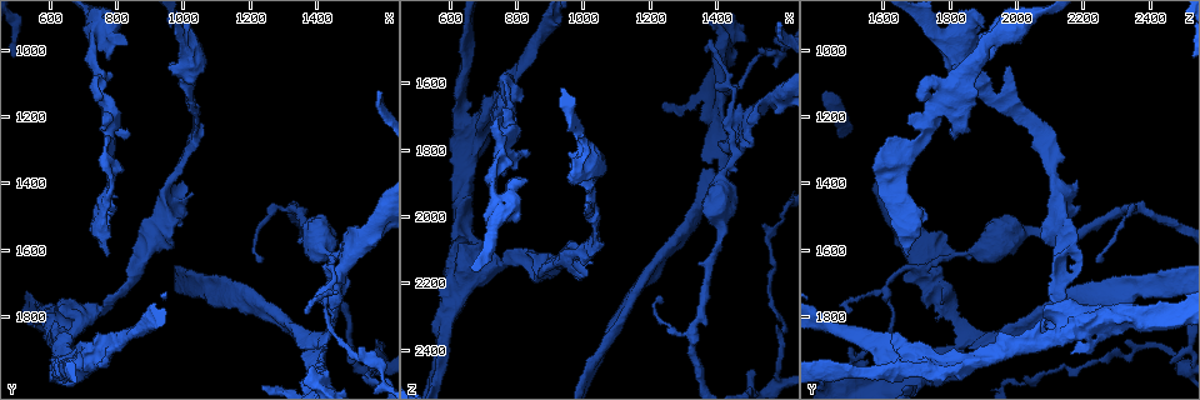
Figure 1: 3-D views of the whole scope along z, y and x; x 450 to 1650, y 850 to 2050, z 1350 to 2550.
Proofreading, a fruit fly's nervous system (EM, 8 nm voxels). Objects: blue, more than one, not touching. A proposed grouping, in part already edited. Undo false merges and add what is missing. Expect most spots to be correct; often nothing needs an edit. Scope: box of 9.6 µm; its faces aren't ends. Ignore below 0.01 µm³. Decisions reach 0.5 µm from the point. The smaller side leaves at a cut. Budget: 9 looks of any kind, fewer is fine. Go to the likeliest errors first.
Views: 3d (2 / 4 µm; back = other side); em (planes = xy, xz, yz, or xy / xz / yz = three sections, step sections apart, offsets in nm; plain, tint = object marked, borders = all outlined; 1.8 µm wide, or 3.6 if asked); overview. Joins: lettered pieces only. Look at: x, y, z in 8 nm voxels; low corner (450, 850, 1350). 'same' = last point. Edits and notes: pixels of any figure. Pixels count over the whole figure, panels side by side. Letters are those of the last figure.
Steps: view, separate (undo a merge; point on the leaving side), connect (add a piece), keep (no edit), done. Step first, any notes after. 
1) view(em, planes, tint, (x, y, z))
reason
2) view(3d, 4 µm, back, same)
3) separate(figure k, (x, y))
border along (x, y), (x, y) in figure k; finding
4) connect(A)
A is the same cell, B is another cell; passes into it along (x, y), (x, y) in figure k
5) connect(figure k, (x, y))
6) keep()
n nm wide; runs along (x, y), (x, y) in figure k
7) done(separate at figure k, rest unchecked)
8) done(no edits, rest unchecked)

view(em, planes, borders, (1480, 1610, 1750))
sudden change in width

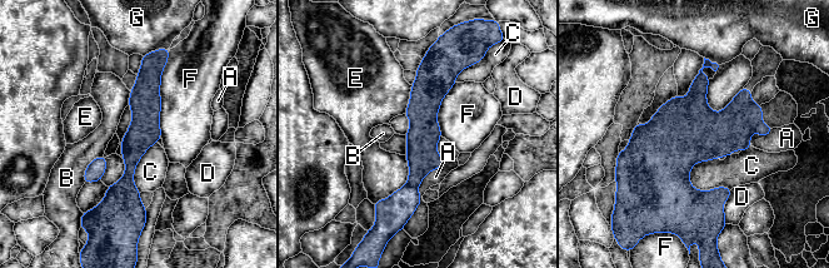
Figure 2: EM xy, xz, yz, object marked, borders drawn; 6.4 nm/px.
separate(figure 2, (391, 214))
A, B, C, D, E, F and G are other cells; border along (406, 184), (415, 188) in figure 2; a second neuron is stuck on

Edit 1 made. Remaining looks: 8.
view(overview)
see it whole again

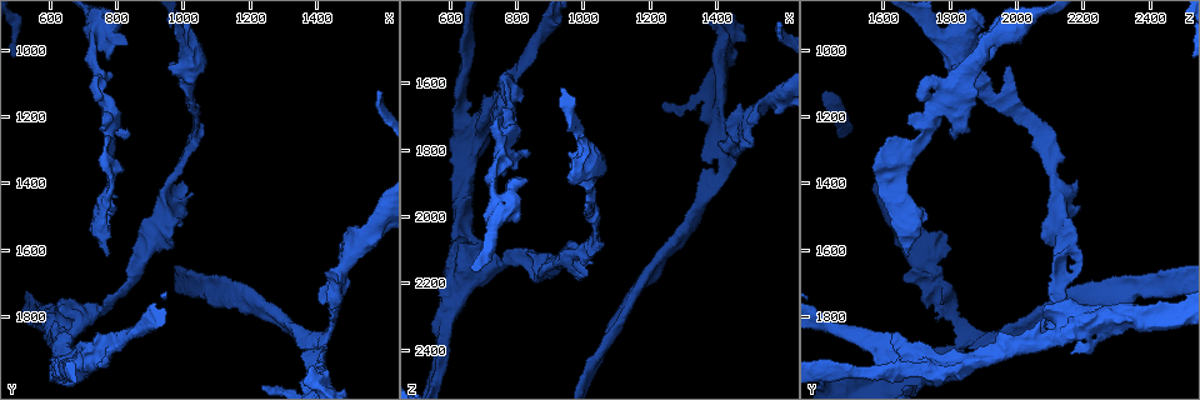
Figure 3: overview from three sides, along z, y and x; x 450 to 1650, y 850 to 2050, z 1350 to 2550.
view(3d, 4 µm, (740, 970, 1950))
abrupt turn

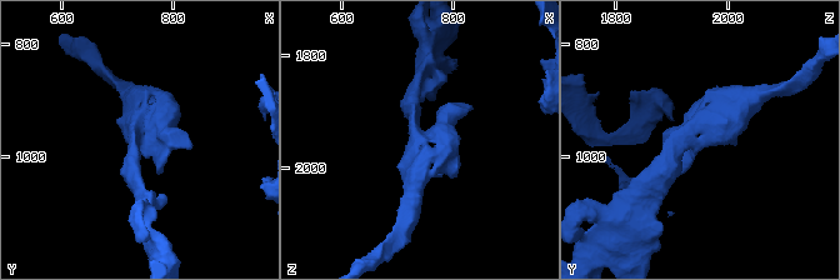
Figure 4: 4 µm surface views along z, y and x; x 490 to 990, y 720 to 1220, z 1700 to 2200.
view(em, planes, borders, (735, 975, 1945))
shape alone is not enough

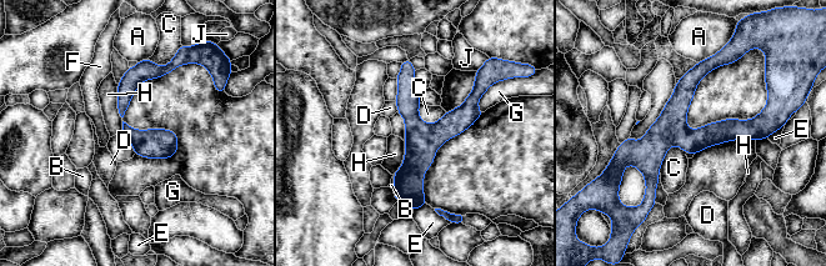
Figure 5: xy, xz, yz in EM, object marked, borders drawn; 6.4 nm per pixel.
keep()
190 nm wide; A, B, C, D, E, F, G, H and J are other cells; runs along (770, 129), (621, 149) in figure 5; one neuron here

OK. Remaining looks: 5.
view(em, planes, tint, (1400, 1940, 1750))
four arms meet

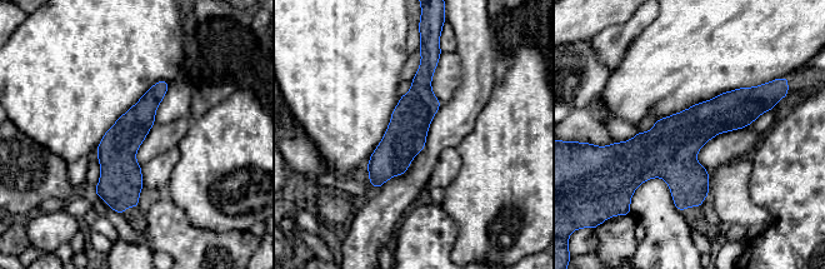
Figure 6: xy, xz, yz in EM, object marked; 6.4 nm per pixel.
view(em, planes, borders, same)
what lies round it

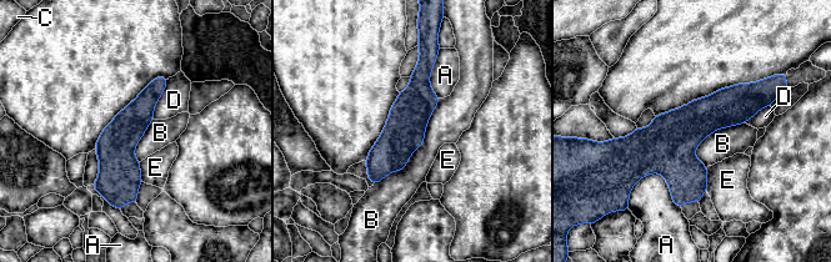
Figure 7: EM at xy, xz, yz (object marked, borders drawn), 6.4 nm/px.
keep()
240 nm wide; A, B, C, D and E are other cells; runs along (761, 102), (619, 145) in figure 7; continuous, no second neuron

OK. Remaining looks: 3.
view(em, planes, borders, (1410, 1970, 1530))
closes a loop

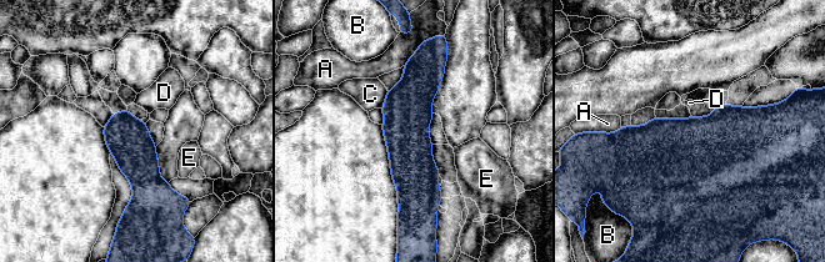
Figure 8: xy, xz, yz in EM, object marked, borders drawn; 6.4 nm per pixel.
keep()
280 nm wide; A, B, C, D and E are other cells; border along (388, 91), (381, 107) in figure 8; all the same neuron

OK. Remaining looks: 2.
done(separate at figure 2, rest unchecked)

